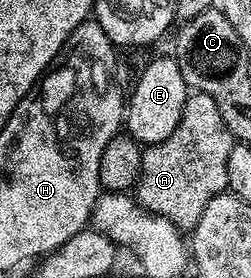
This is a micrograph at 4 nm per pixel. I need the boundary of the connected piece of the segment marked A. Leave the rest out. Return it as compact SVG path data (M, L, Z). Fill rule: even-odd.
M188 93L175 131L156 146L148 146L142 151L134 197L143 209L156 218L167 218L180 232L194 230L197 220L201 220L201 212L205 212L205 204L227 190L229 152L235 144L213 97Z

